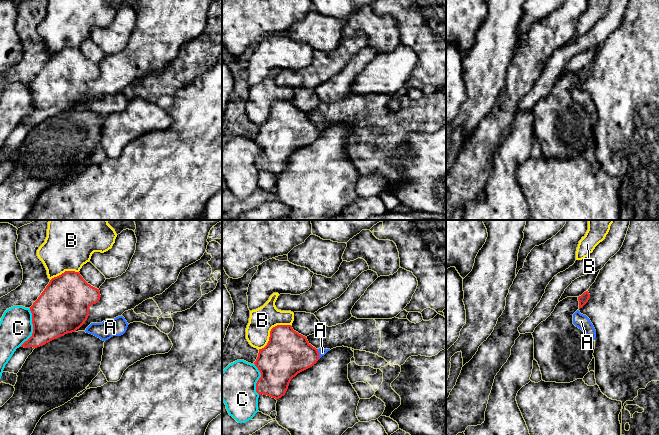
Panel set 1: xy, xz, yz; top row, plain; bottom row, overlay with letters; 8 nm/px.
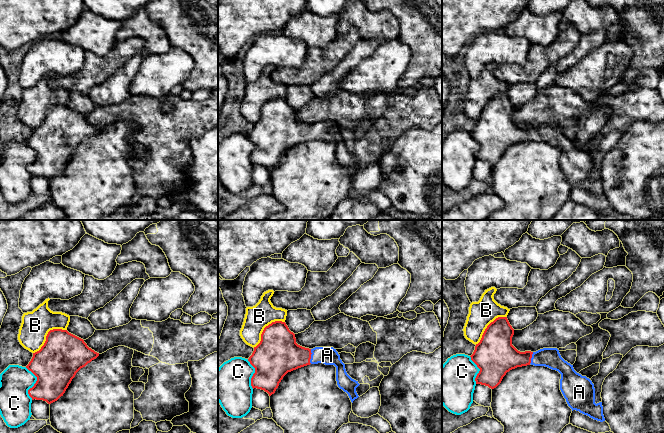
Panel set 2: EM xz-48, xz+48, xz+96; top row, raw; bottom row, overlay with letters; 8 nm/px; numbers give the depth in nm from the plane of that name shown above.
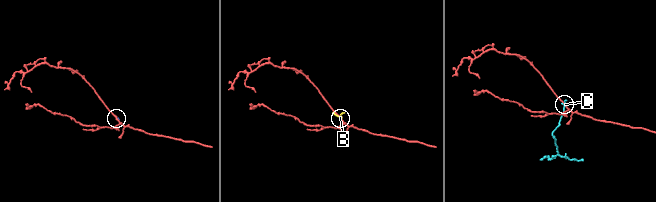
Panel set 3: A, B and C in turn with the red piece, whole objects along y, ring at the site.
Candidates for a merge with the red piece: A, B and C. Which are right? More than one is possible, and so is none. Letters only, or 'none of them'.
A

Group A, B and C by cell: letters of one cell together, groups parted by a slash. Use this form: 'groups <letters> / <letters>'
groups A / B / C

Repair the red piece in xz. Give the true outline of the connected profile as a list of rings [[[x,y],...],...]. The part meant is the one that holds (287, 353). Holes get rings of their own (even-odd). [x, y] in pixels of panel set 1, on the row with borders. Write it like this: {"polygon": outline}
{"polygon": [[[277,325],[270,331],[267,345],[259,349],[258,357],[254,362],[261,373],[256,383],[256,392],[267,395],[276,400],[285,395],[289,383],[298,373],[312,367],[330,349],[316,349],[307,338],[294,331],[291,325]]]}

